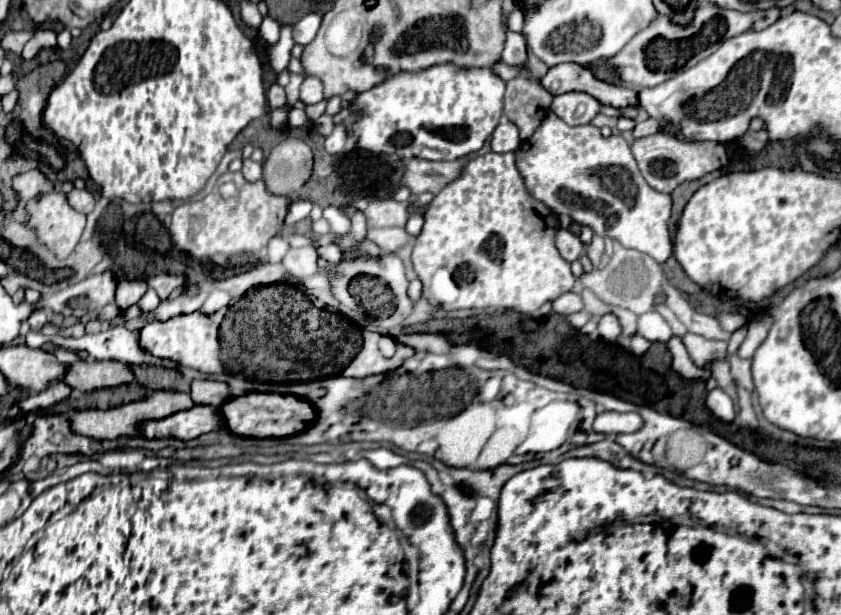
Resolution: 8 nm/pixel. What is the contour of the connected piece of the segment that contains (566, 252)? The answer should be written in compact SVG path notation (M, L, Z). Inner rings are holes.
M557 229L555 245L559 249L559 255L567 261L575 261L581 257L581 241L569 229Z

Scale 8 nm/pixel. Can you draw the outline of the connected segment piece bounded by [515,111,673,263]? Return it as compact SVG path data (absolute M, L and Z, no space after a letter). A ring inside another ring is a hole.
M549 111L537 131L515 151L515 165L529 195L553 213L565 213L579 225L591 227L595 235L611 237L623 247L651 255L659 263L669 259L673 251L667 225L671 195L657 193L645 185L623 137L603 137L591 123L571 127Z

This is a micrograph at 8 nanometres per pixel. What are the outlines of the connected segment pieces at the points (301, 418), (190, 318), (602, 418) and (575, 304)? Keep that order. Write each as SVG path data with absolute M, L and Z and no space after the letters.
M245 393L239 397L227 399L219 407L219 415L223 417L225 427L239 437L287 437L305 429L309 421L313 421L313 409L307 401L301 401L293 395L277 395L277 393Z
M195 311L191 315L177 315L167 321L153 321L141 329L139 341L141 341L143 349L147 349L155 357L171 359L179 365L197 369L207 375L223 373L223 365L219 361L219 337L217 337L219 323L221 323L223 315L225 315L225 311L217 311L211 317Z
M605 411L599 413L593 421L593 431L603 435L613 433L631 433L633 429L641 427L641 417L637 413L617 413L617 411Z
M563 293L559 295L555 301L553 301L553 311L559 313L559 315L569 315L569 313L575 313L575 311L581 311L583 309L583 301L577 293Z

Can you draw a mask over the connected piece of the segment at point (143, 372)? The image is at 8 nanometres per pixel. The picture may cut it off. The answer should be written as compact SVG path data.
M131 365L131 371L139 385L147 389L167 389L167 391L189 391L189 383L181 377L179 371L153 365Z

